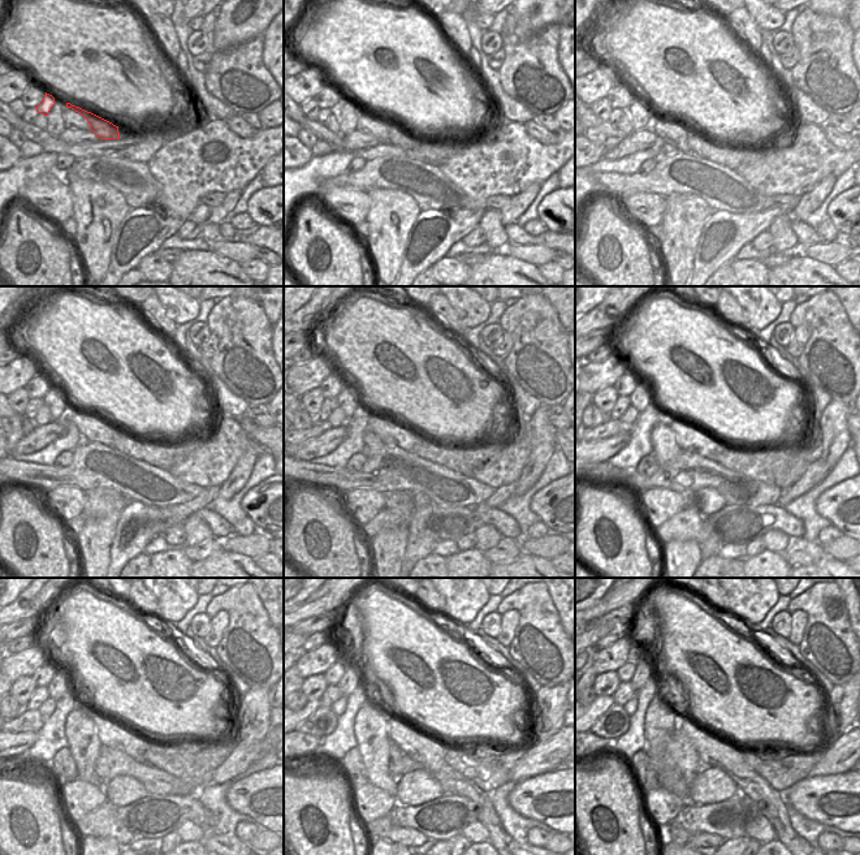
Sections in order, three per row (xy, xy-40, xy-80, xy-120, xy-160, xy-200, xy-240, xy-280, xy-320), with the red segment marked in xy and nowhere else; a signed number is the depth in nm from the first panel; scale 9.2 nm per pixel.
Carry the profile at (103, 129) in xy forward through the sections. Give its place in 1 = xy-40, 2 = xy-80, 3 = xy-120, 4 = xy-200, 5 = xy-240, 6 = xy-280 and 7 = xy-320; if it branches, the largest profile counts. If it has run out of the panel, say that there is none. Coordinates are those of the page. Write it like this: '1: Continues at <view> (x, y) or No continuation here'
1: Continues at xy-40 (400, 135)
2: Continues at xy-80 (698, 146)
3: Continues at xy-120 (163, 454)
4: Continues at xy-200 (752, 462)
5: Continues at xy-240 (186, 759)
6: Continues at xy-280 (488, 765)
7: Continues at xy-320 (782, 773).

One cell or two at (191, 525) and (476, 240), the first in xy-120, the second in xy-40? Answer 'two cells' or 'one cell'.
two cells

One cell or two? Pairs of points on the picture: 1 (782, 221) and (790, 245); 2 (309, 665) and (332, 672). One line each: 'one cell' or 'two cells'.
1: one cell
2: two cells

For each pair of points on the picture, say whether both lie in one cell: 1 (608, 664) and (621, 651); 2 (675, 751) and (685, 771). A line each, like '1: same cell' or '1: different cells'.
1: same cell
2: same cell

